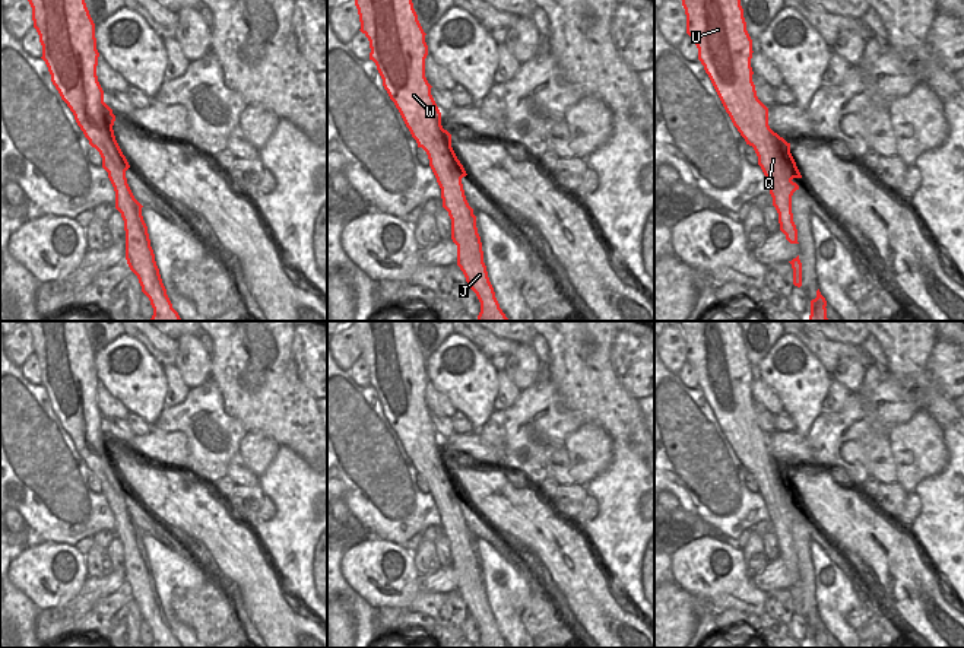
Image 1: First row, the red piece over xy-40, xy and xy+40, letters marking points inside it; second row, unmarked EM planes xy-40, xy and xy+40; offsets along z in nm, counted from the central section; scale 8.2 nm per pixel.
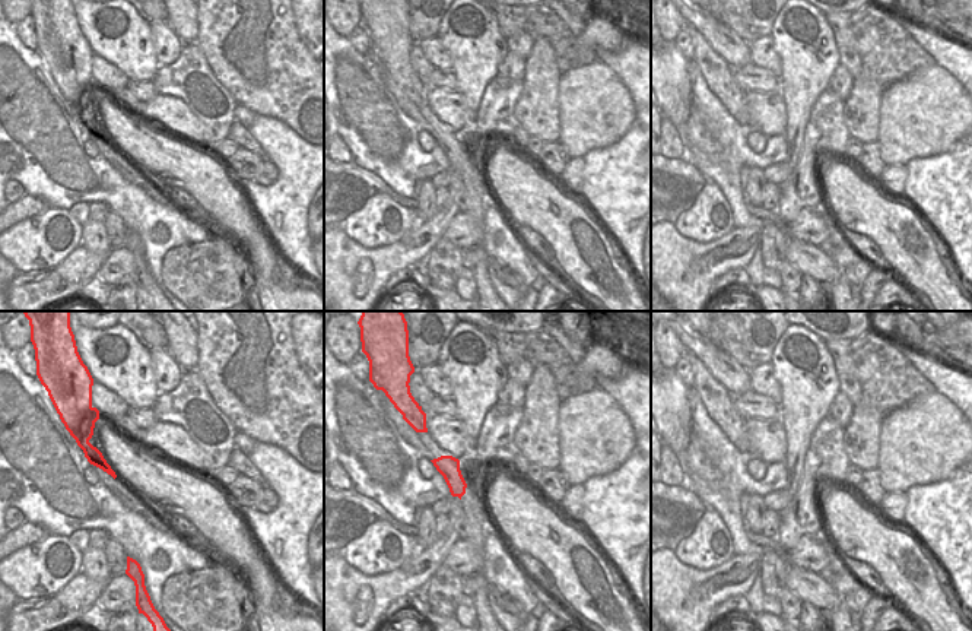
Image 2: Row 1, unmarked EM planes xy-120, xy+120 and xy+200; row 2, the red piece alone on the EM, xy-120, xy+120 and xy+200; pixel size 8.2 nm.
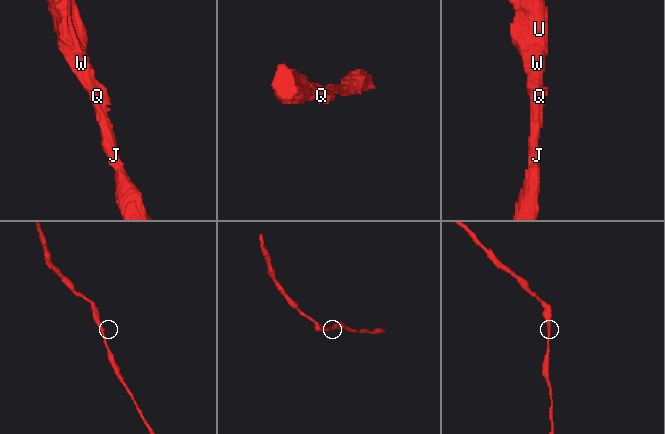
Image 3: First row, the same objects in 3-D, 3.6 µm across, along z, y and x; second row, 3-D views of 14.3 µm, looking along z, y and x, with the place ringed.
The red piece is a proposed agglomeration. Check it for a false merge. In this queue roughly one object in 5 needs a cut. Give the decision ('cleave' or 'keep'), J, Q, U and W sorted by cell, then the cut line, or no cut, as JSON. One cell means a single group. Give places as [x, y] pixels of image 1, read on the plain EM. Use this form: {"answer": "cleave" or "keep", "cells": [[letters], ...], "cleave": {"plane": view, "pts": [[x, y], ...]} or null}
{"answer": "keep", "cells": [["J", "Q", "U", "W"]], "cleave": null}

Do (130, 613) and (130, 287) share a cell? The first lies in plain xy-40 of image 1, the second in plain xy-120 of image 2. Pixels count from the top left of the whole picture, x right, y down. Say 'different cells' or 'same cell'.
same cell

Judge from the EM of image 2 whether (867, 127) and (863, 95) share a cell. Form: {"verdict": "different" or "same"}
{"verdict": "same"}

